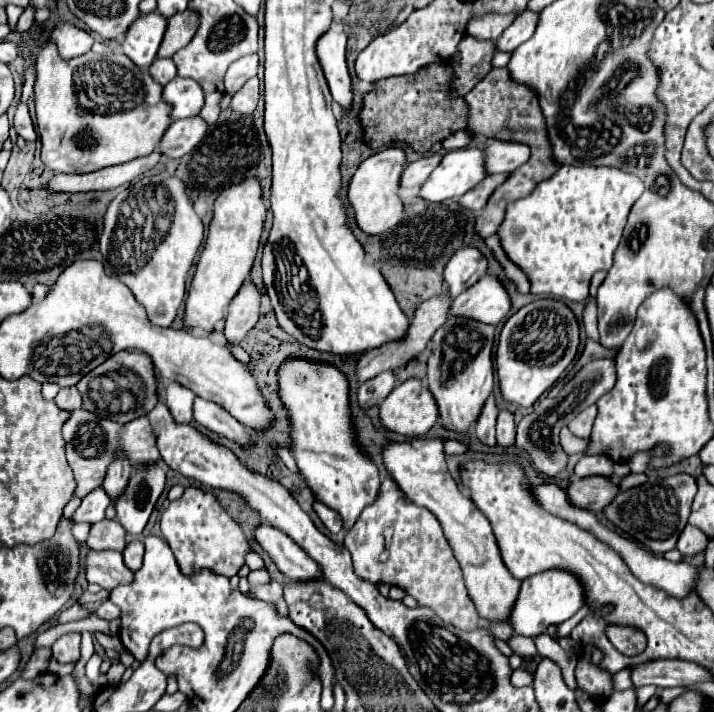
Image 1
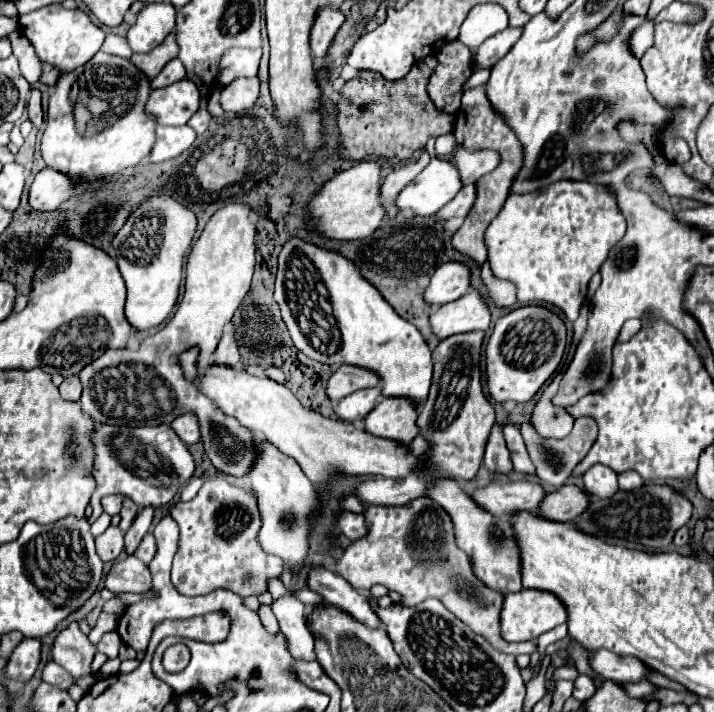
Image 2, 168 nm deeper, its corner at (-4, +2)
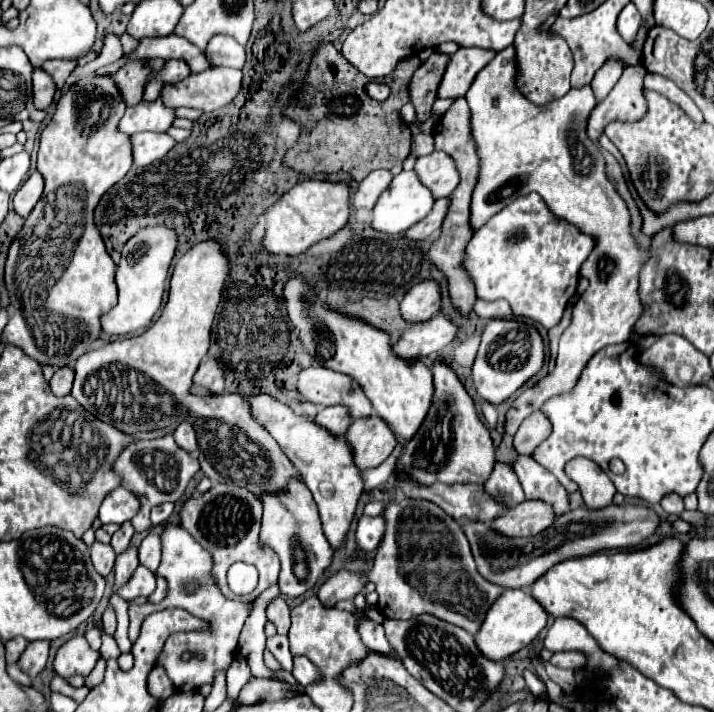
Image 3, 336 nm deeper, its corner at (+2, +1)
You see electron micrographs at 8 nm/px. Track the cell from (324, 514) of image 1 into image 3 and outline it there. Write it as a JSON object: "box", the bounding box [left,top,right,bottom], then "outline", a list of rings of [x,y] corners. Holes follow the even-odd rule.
{"box":[356,517,386,551],"outline":[[[362,517],[358,521],[358,529],[356,529],[356,541],[362,549],[366,551],[374,551],[384,537],[386,531],[386,519],[384,517]]]}

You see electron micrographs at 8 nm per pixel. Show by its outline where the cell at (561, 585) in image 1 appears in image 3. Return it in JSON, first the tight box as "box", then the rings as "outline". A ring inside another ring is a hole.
{"box":[474,589,548,661],"outline":[[[506,589],[488,609],[484,623],[474,635],[474,641],[486,659],[504,661],[514,653],[518,653],[522,647],[530,645],[538,637],[538,633],[546,627],[546,621],[548,615],[544,607],[530,593],[526,593],[524,589]]]}

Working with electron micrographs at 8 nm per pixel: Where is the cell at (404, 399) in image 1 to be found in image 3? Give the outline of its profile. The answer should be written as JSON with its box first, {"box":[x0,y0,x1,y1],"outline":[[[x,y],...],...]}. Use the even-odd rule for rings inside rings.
{"box":[344,415,396,471],"outline":[[[376,415],[370,419],[352,421],[344,439],[350,445],[358,471],[378,467],[396,447],[394,435],[390,435],[390,427],[386,427]]]}

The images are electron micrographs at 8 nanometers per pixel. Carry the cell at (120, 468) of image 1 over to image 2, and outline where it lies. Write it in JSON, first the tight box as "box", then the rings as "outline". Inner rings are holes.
{"box":[120,496,136,532],"outline":[[[124,496],[120,516],[122,516],[122,520],[120,520],[120,528],[122,528],[122,532],[124,532],[124,530],[128,530],[128,524],[132,524],[132,518],[136,516],[136,504],[134,504],[128,496]]]}

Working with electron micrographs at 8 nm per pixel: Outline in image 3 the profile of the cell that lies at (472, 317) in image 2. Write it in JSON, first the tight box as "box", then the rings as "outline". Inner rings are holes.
{"box":[392,315,458,361],"outline":[[[436,315],[426,323],[408,325],[400,339],[392,345],[392,353],[406,361],[440,353],[444,345],[448,345],[456,337],[456,331],[458,329],[450,319]]]}

